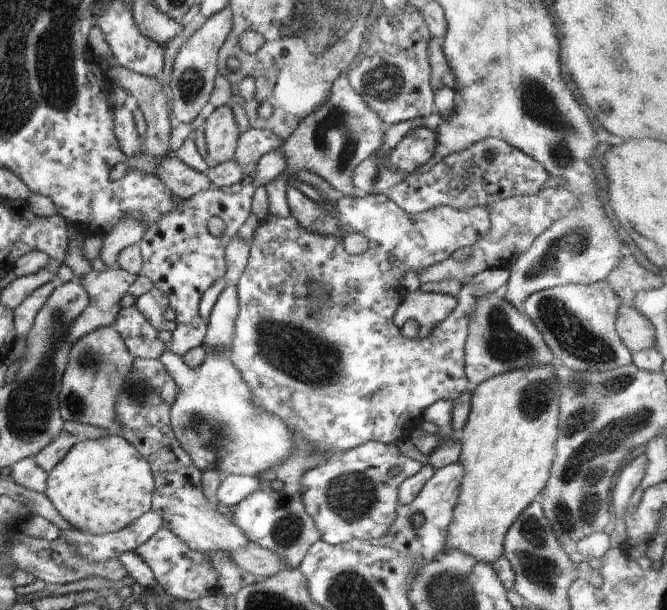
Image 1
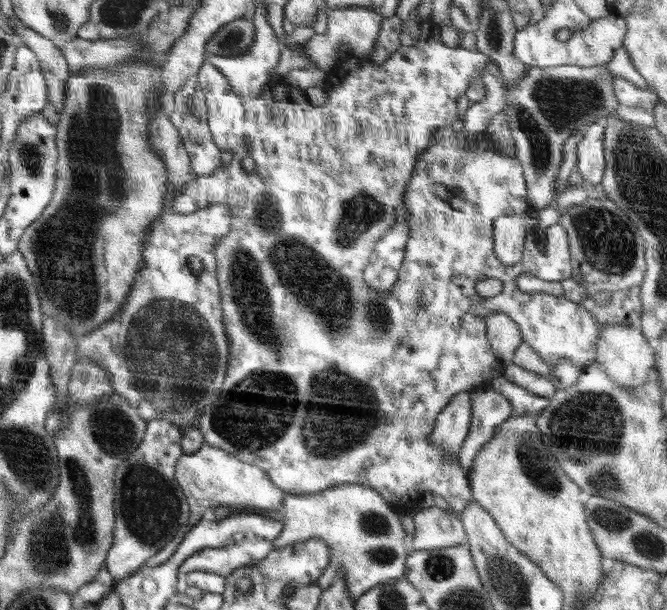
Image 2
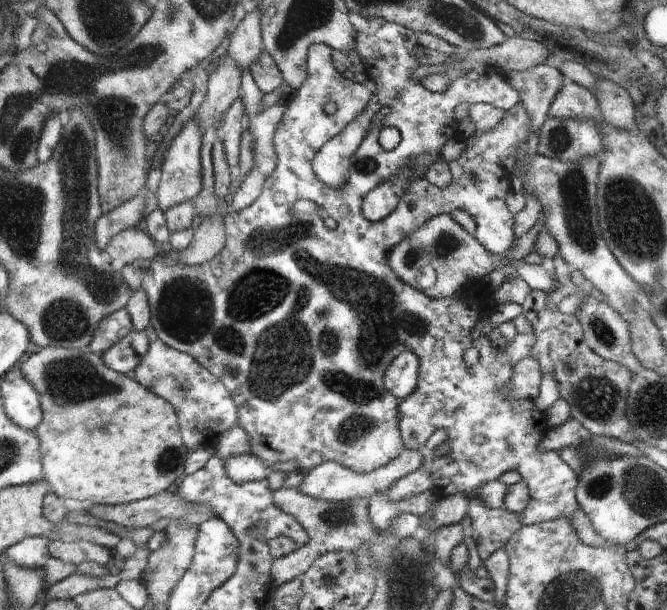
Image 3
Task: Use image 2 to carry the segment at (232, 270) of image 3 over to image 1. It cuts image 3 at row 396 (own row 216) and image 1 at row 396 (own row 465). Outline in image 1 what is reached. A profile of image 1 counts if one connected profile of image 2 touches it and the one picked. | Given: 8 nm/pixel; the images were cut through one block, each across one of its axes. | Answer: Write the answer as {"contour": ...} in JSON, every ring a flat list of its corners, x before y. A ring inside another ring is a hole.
{"contour":[[375,154,370,158,363,160,358,164,354,174,352,174,352,183,361,192,359,196,343,196,337,201,336,211,338,214,338,230,334,234,318,234,308,229,302,228,302,225,296,220,296,218,290,216,282,218,281,216,266,215,260,223,260,226,256,228,254,236,252,236,252,242,249,242,249,258,244,268,242,276,240,276,237,284,238,293,238,306,240,308,236,322,234,322,234,338,232,339,232,346,229,350,229,359,232,364,236,367,236,370,240,372,242,380,248,384,250,392,252,392,252,402,268,412,272,412,276,416,280,416,290,432,292,432,292,440,296,440,296,448,292,452,292,456,282,462,280,466,260,474,259,478,262,478,262,488,256,490,254,494,250,494,248,498,245,498,232,509,234,513,234,523,240,528,240,532,244,532,244,536,249,541,259,544,266,550,271,550,278,553,278,556,284,558,284,564,288,568,298,568,300,562,302,562,304,556,308,552,308,549,316,541,320,541,320,533,316,528,314,519,310,513,304,508,302,502,303,490,300,488,300,478,307,470,314,468,316,465,320,465,325,461,329,461,332,457,336,456,338,452,344,452,354,447,360,446,368,441,378,441,386,444,395,444,399,440,407,440,414,436,414,432,418,430,419,424,423,421,423,410,432,406,437,400,458,400,460,396,466,394,469,391,468,378,465,373,465,342,468,334,468,323,470,322,472,314,480,296,486,296,486,294,492,294,498,290,504,284,507,284,509,279,509,271,507,269,492,268,472,276,472,278,462,282,460,299,456,304,456,308,448,315,446,320,442,320,434,330,427,337,417,336,413,339,407,339,402,336,400,328,398,328,393,321,394,315,396,314,397,308,405,298,406,292,403,291,402,276,406,272,422,272,424,268,431,267,437,262,446,260,452,256,455,250,464,247,472,247,476,240,480,240,480,236,484,236,486,232,490,230,490,215,488,207,475,206,474,208,467,208,464,210,456,210,456,208,450,208,450,206,440,205,437,207,429,208,420,214,408,214,404,212,400,206,392,202,387,195,380,194,375,195,373,192,374,178,378,176,378,170,382,164,374,162],[350,232,360,232,366,238,366,249,362,254,351,255,346,252,343,247,342,238],[320,284,322,290,326,292,325,303,318,304,314,298,310,298,310,292,312,288]]}

